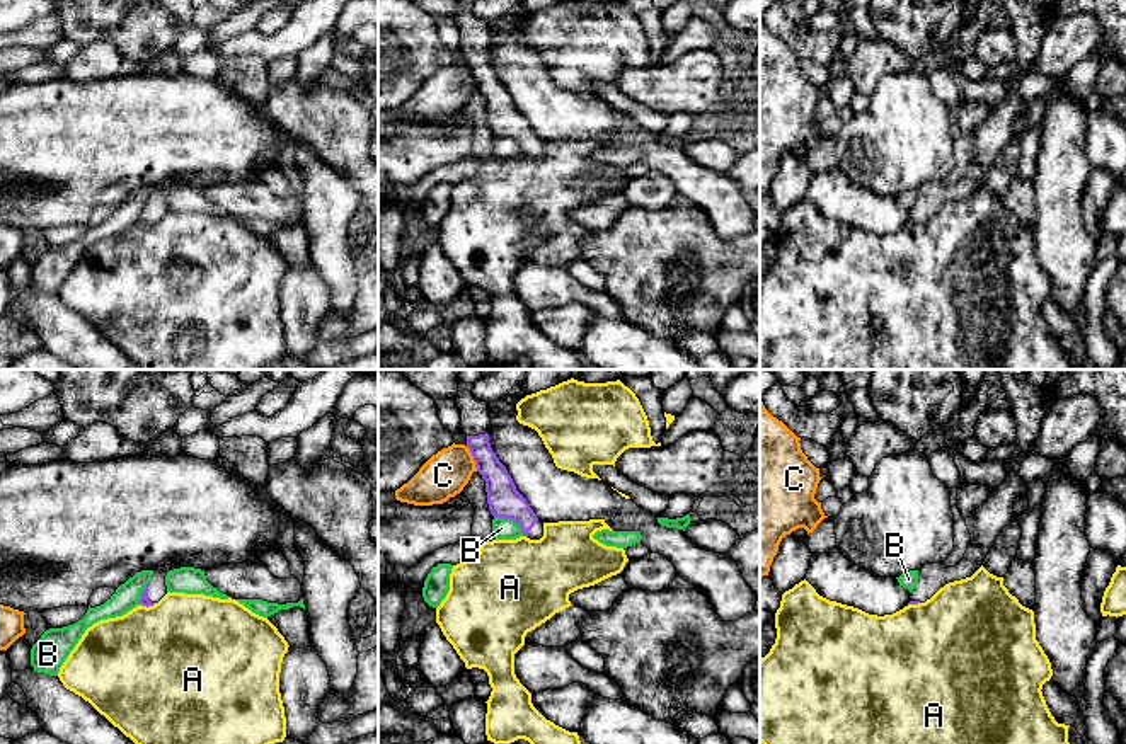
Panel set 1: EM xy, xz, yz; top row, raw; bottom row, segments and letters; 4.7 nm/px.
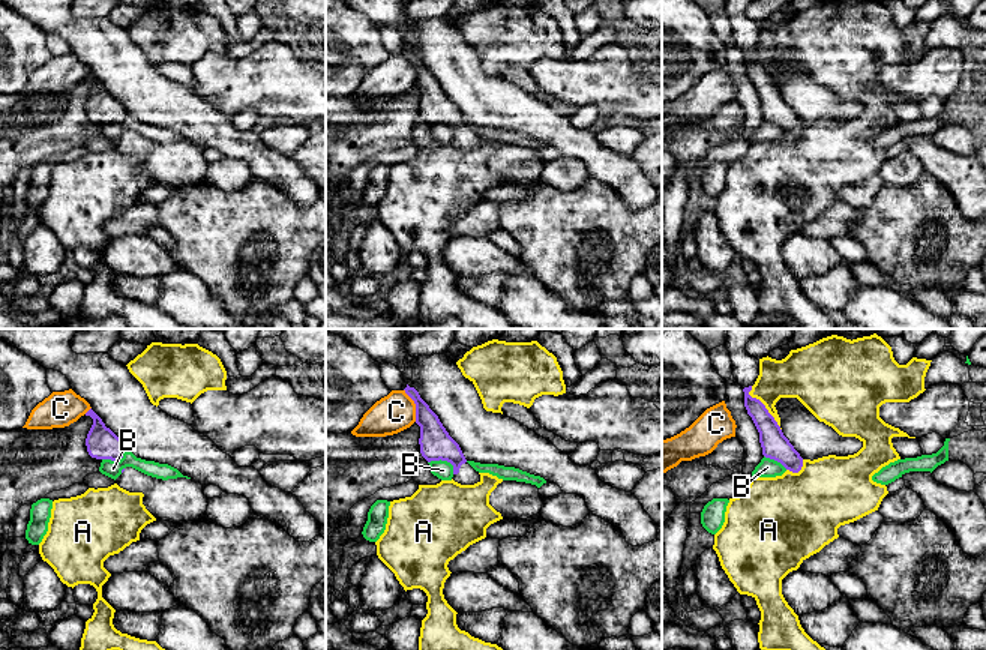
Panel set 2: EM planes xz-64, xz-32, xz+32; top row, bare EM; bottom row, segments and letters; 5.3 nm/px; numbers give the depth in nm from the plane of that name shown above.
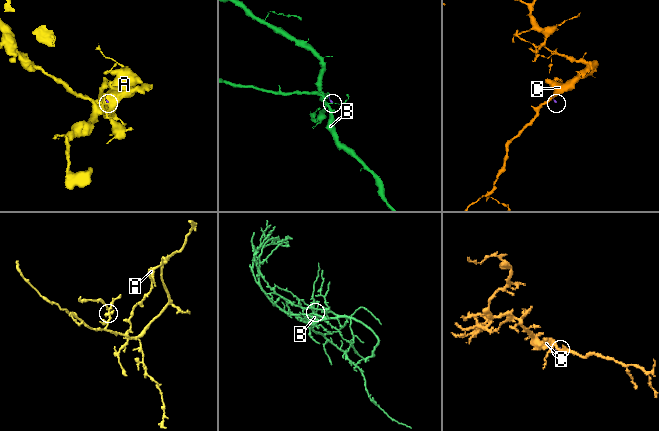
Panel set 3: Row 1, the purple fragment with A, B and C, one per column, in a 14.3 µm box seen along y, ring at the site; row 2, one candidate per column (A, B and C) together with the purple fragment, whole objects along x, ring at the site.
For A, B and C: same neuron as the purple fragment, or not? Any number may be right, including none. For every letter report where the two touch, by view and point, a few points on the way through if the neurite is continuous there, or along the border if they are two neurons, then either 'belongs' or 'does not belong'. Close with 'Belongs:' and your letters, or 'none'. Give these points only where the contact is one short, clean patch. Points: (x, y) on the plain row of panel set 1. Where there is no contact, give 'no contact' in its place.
A: meets purple in xy at (147, 225); does not belong
B: meets purple in xz at (511, 138); border along xz (494, 135), (511, 138), (523, 154); does not belong
C: meets purple in xz at (474, 77); border along xz (465, 65), (477, 89); does not belong
Belongs: none

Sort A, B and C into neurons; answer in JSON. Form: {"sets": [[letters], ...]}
{"sets": [["A"], ["B"], ["C"]]}

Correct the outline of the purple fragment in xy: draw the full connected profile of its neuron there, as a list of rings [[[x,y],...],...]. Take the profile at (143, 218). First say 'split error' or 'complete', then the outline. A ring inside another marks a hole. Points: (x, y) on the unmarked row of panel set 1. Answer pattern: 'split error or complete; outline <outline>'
split error; outline [[[172,182],[153,189],[153,197],[145,204],[140,215],[141,225],[153,225],[167,213],[165,194],[169,189],[181,187],[182,184]]]

